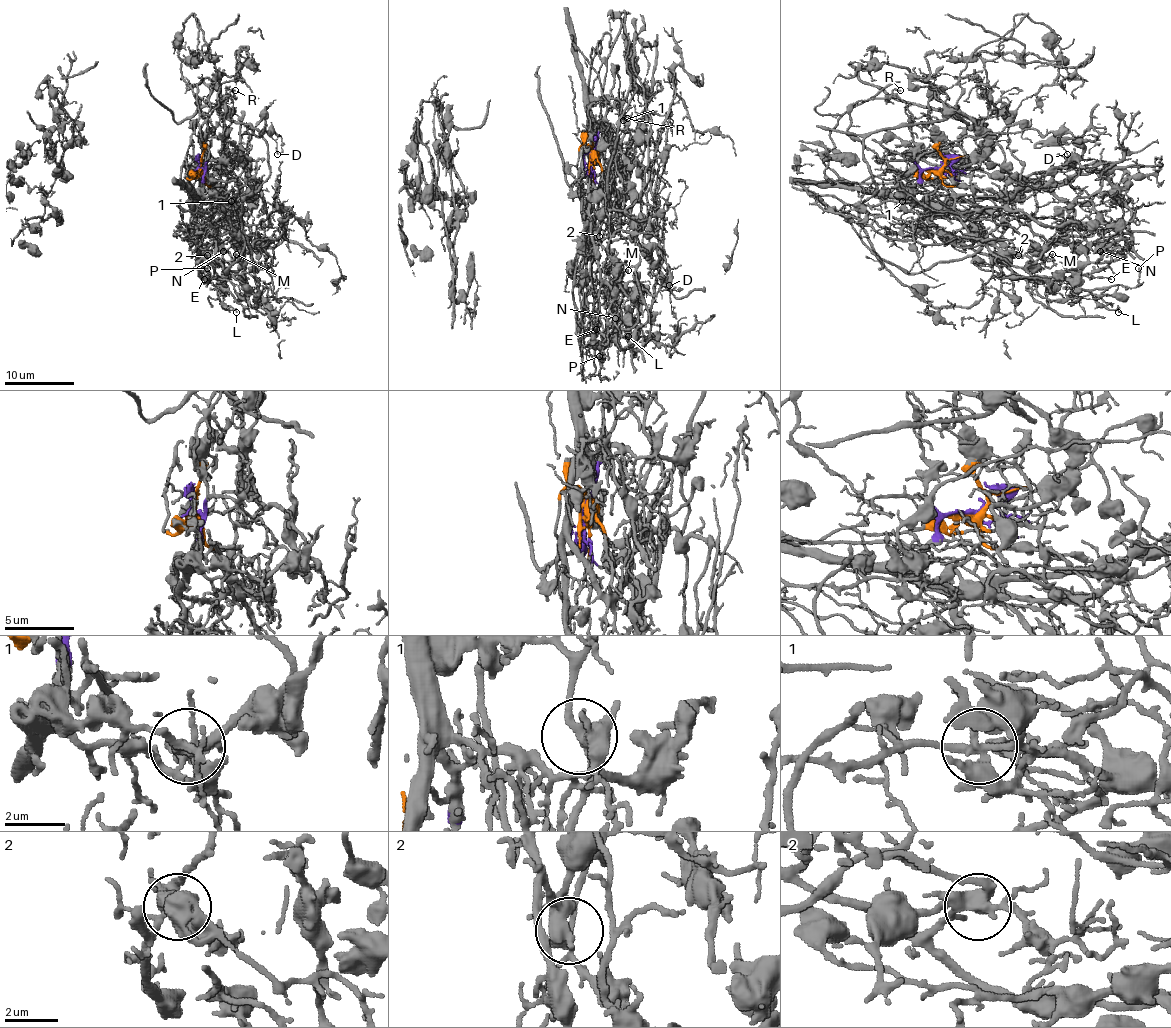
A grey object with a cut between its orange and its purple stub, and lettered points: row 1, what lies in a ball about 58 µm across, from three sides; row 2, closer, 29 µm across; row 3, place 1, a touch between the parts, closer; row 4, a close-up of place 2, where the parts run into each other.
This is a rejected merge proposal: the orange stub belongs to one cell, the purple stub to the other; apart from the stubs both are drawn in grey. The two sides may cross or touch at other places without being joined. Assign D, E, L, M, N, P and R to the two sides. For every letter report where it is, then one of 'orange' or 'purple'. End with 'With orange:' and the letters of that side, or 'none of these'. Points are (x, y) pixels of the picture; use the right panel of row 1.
D: place (1067, 154); orange
E: place (1111, 279); purple
L: place (1118, 312); purple
M: place (1052, 254); purple
N: place (1100, 251); purple
P: place (1138, 268); purple
R: place (900, 90); purple
With orange: D

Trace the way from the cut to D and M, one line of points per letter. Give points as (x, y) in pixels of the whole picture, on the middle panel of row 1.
D: (592, 157), (588, 105), (614, 98), (630, 129), (647, 119), (640, 126), (637, 233), (640, 252), (670, 285)
M: (590, 157), (595, 138), (588, 131), (585, 143), (588, 162), (588, 216), (602, 245), (623, 271), (628, 270)

